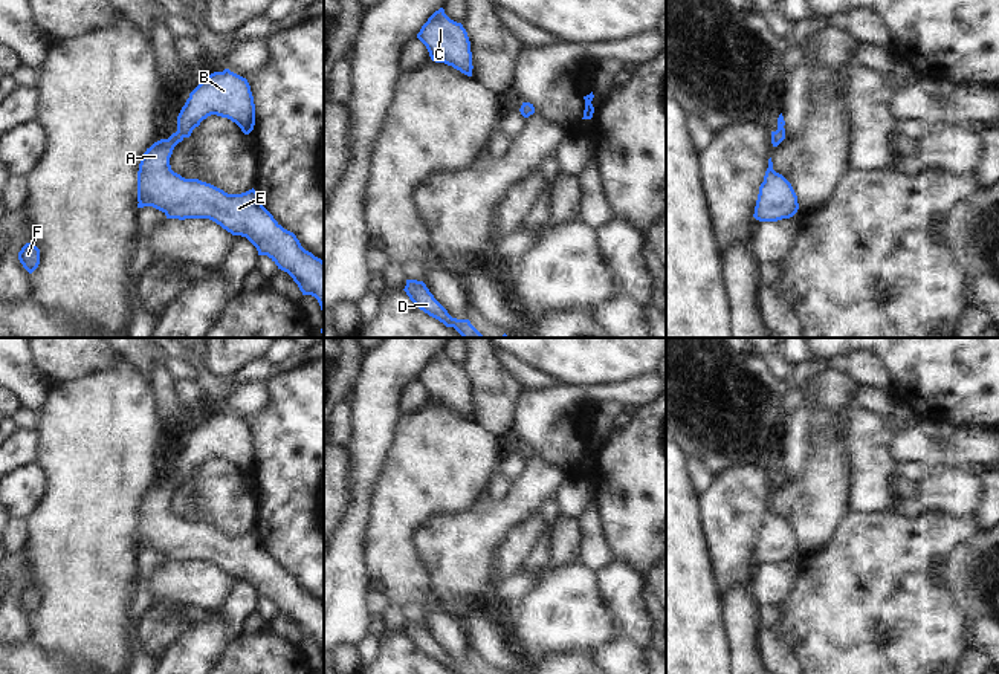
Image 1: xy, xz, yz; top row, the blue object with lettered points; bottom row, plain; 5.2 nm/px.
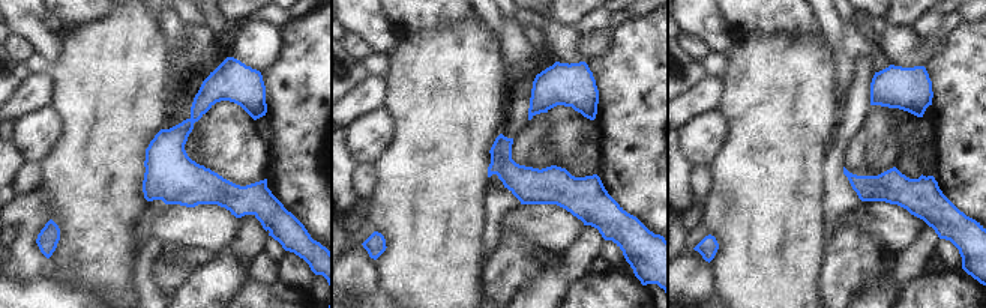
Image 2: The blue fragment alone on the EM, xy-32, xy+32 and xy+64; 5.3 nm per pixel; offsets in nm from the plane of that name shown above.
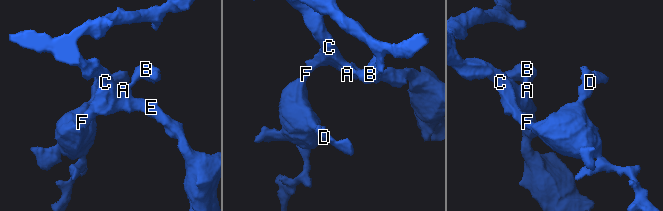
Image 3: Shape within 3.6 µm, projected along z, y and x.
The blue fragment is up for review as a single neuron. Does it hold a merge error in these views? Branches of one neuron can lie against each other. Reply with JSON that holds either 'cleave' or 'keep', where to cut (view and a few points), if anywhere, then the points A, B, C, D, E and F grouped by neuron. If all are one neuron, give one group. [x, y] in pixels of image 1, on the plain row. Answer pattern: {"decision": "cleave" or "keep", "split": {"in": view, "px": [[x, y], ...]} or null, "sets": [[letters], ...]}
{"decision": "keep", "split": null, "sets": [["A", "B", "C", "D", "E", "F"]]}

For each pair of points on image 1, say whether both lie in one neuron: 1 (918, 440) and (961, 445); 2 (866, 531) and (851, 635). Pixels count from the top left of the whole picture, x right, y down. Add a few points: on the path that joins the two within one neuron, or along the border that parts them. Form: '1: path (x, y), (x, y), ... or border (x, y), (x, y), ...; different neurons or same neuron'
1: path (929, 451), (950, 451); same neuron
2: path (866, 557), (866, 572), (854, 584), (854, 609); same neuron

